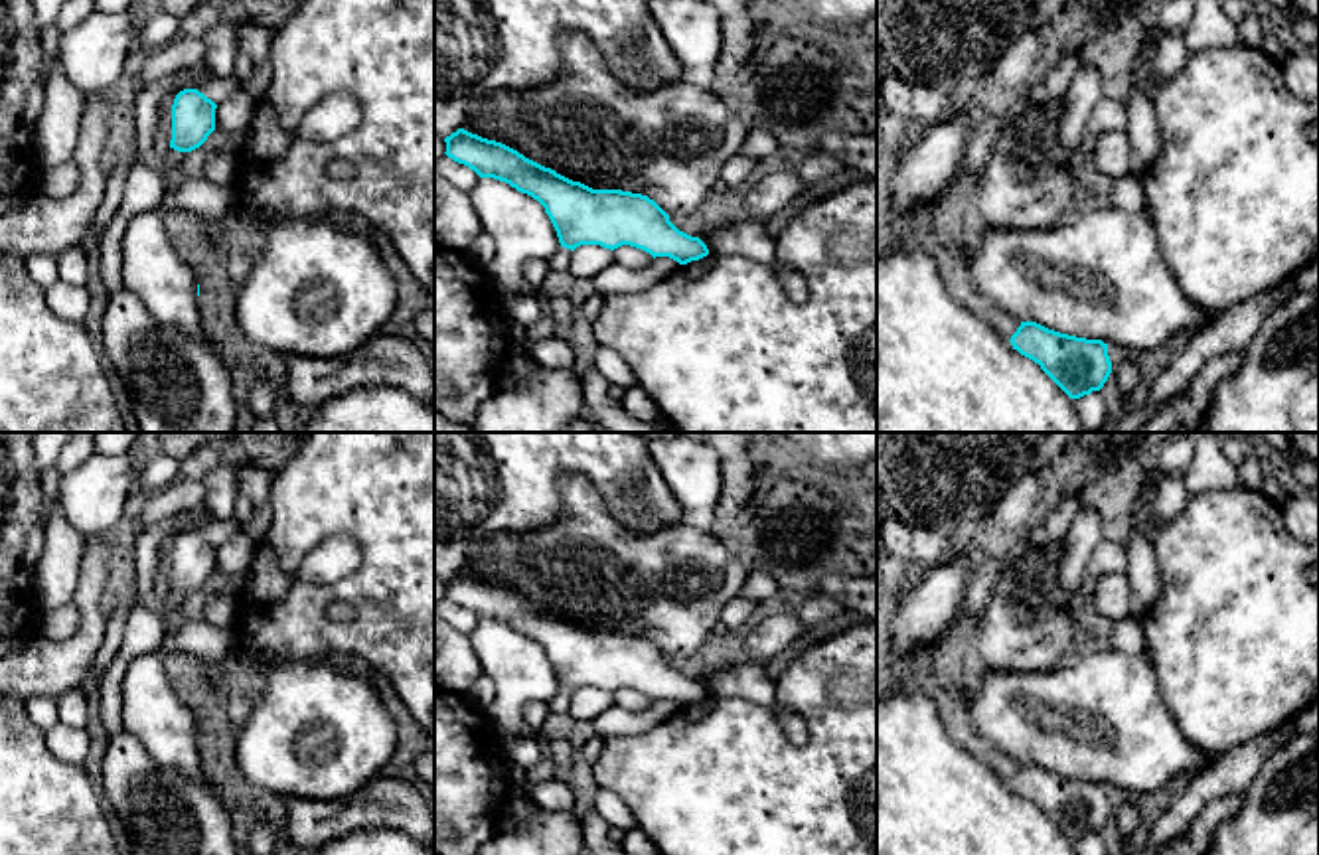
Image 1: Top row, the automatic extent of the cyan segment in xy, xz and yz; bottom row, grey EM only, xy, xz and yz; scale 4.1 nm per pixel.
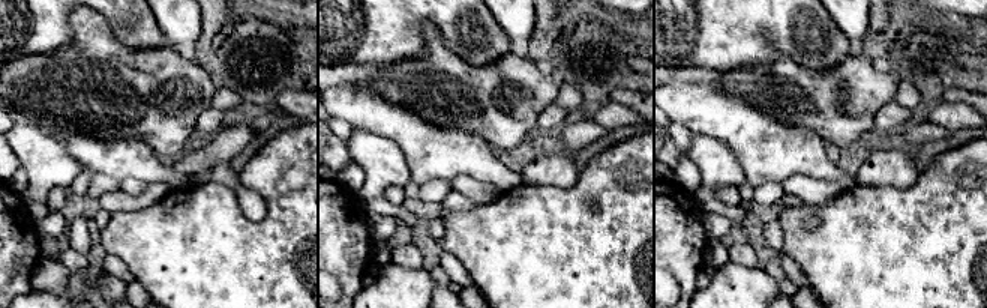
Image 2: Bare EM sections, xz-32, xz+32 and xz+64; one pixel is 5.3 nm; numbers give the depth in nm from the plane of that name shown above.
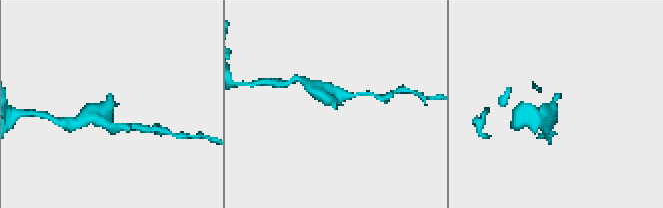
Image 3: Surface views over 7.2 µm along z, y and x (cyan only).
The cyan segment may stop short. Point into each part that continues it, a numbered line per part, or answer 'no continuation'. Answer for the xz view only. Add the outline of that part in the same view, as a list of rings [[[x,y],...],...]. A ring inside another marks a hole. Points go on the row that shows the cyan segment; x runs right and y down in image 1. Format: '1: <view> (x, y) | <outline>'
no continuation

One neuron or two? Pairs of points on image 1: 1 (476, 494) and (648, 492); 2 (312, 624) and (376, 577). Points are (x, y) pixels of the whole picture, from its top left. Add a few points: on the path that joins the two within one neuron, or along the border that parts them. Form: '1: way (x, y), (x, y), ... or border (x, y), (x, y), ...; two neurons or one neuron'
1: way (520, 459), (605, 459); one neuron
2: way (318, 607), (332, 593), (358, 591); one neuron

